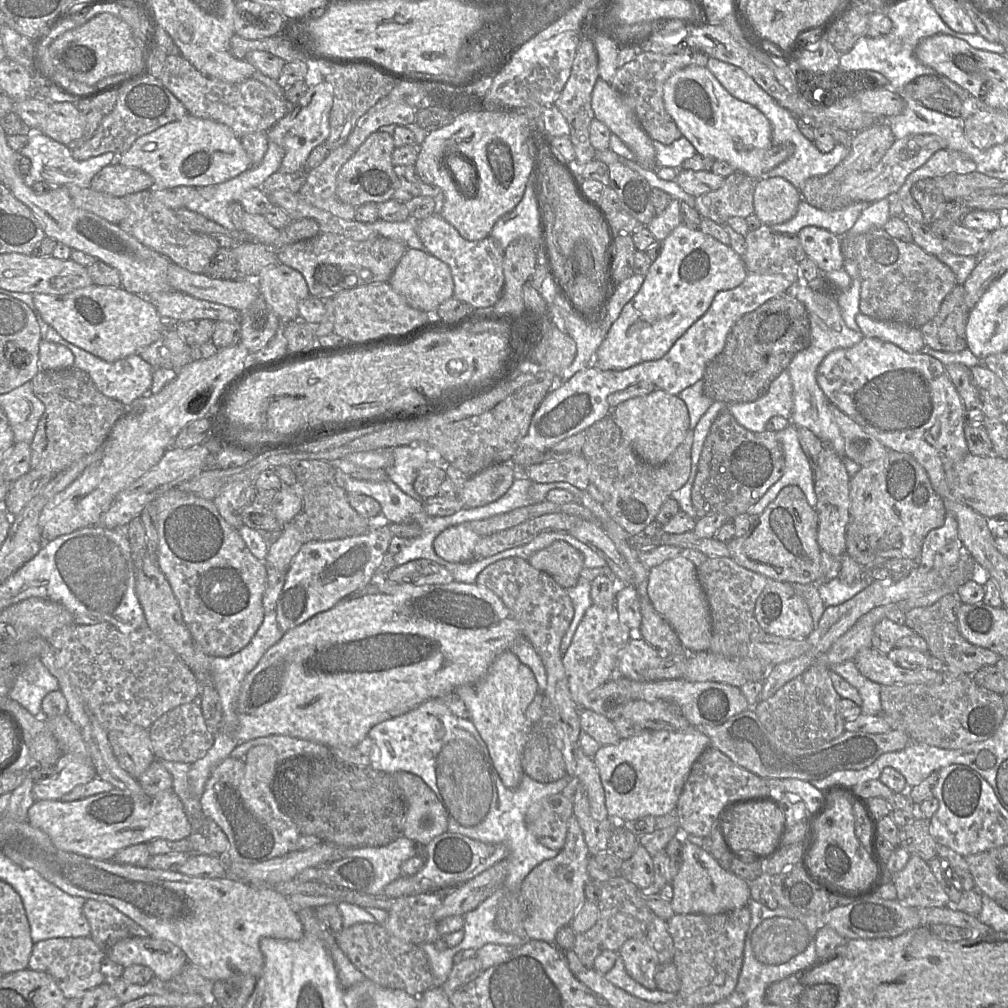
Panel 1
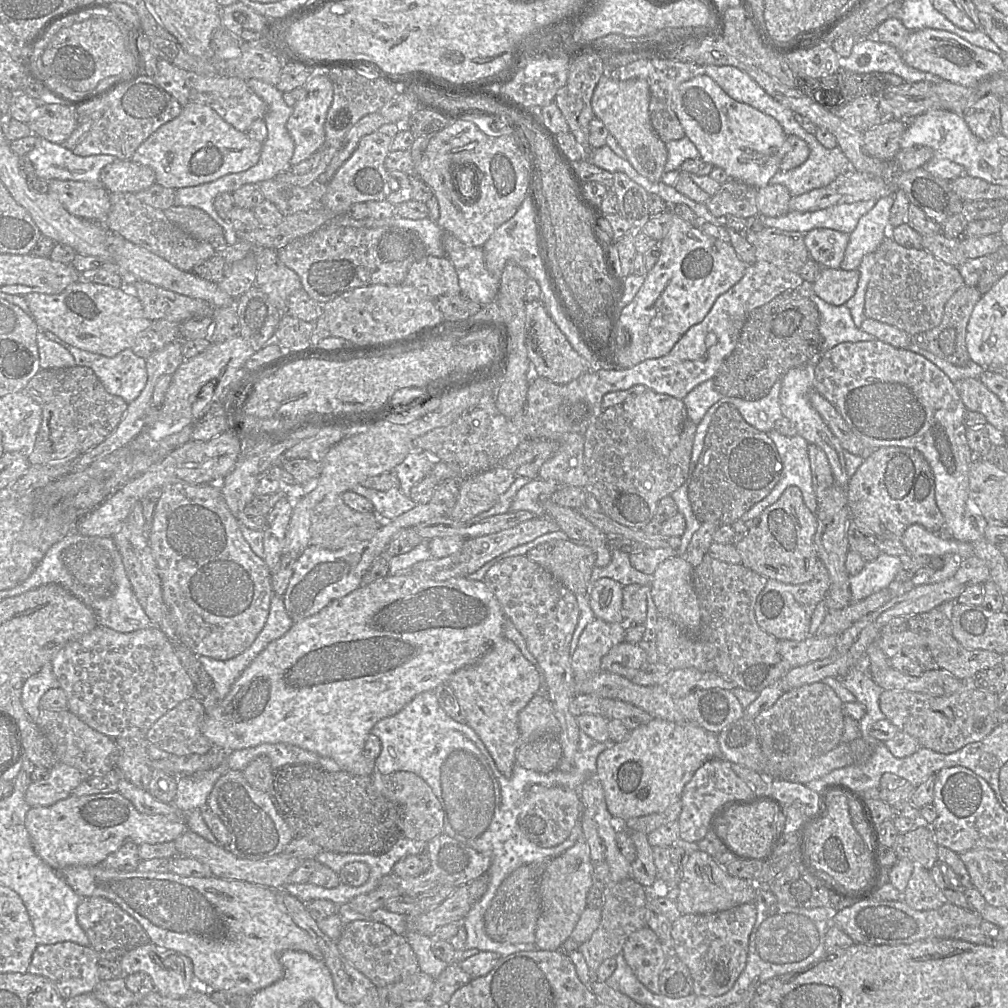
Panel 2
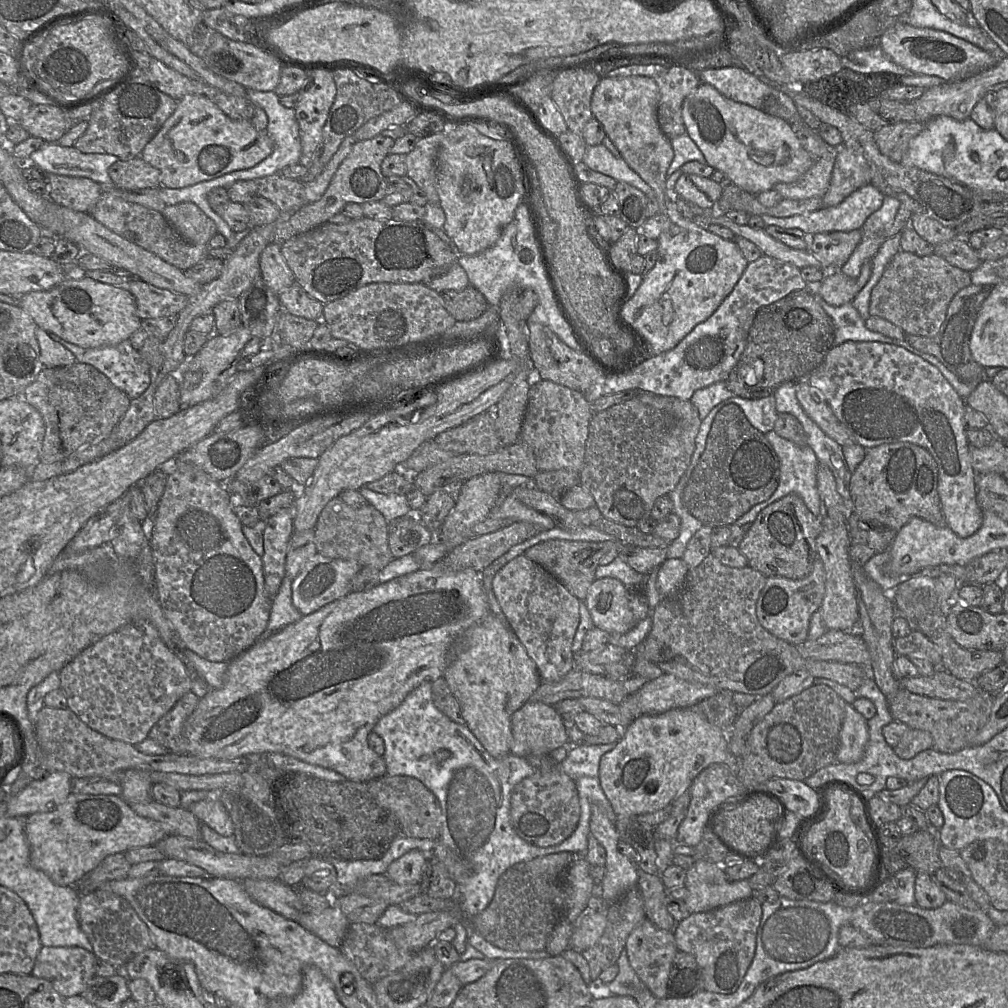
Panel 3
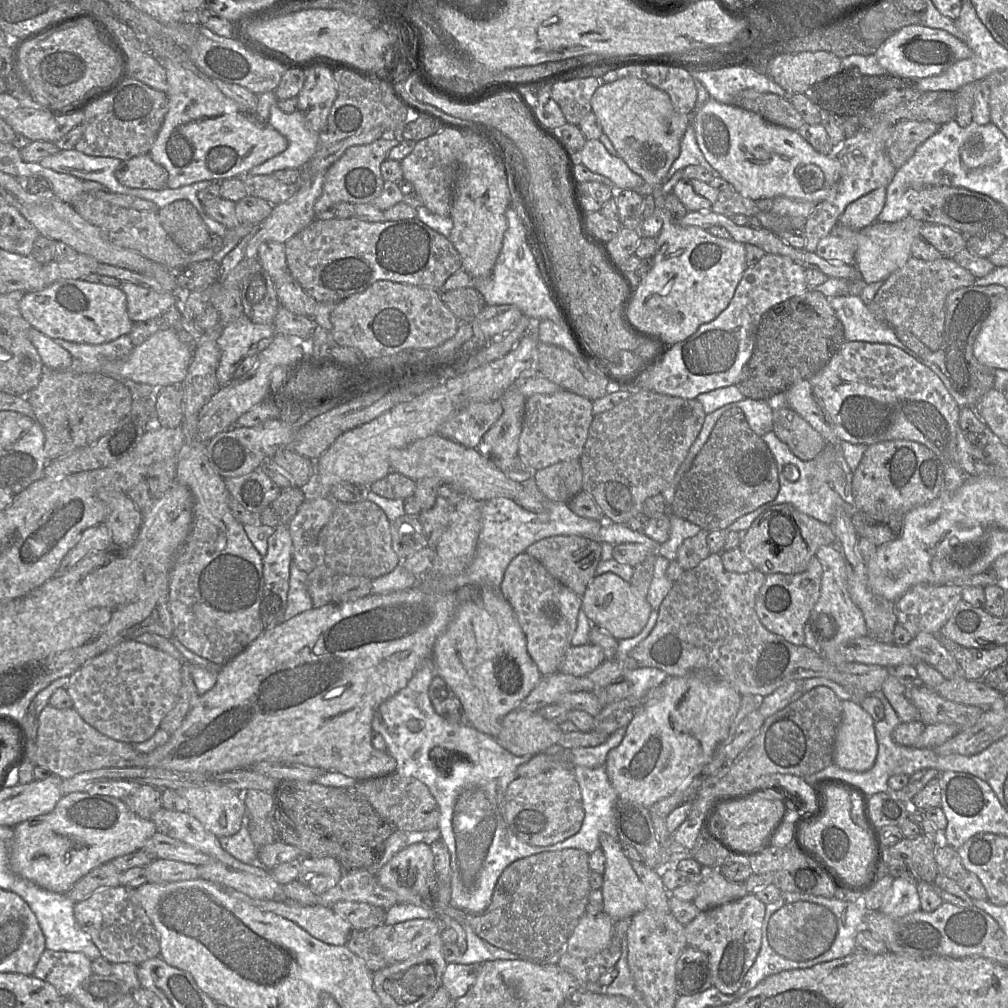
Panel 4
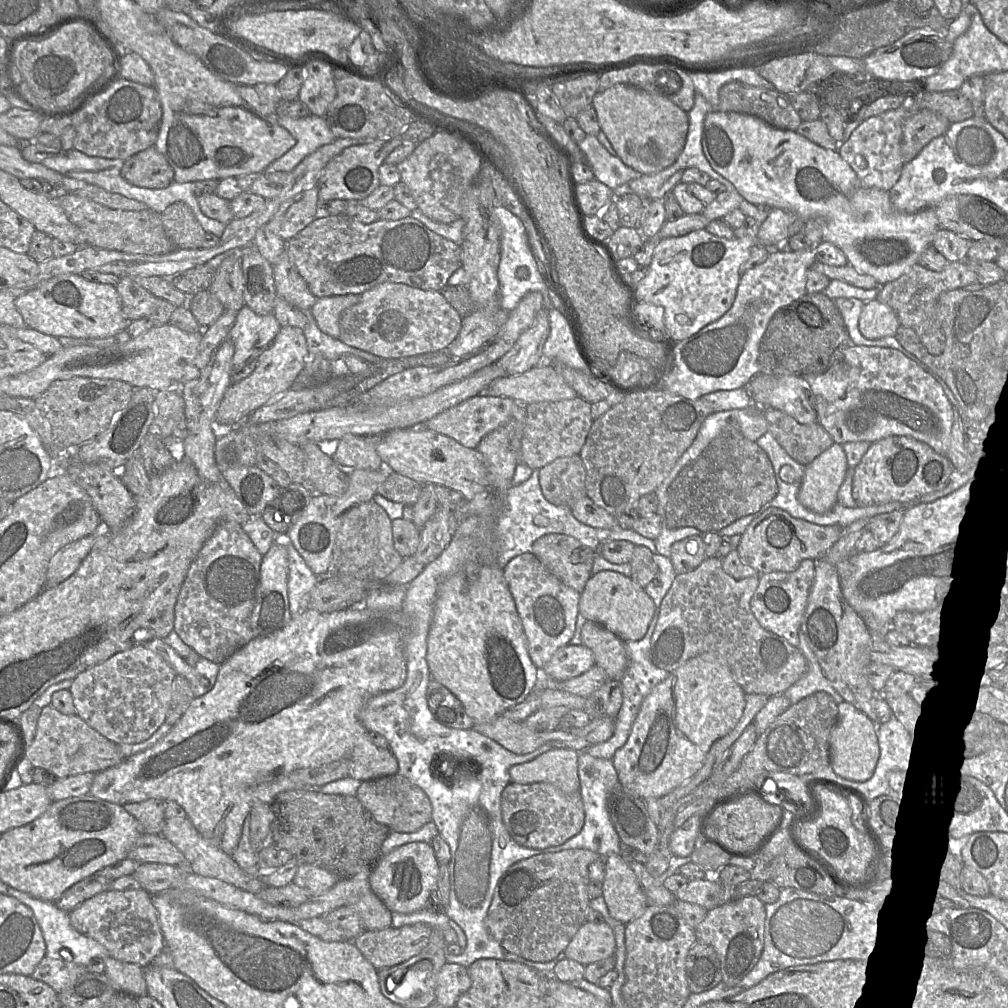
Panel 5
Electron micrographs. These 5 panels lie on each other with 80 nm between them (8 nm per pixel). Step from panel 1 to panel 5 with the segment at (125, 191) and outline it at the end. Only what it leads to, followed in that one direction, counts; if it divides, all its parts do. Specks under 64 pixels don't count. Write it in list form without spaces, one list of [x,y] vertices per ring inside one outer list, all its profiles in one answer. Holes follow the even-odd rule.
[[[154,146],[125,160],[121,175],[130,184],[148,189],[163,189],[174,181],[172,166]]]

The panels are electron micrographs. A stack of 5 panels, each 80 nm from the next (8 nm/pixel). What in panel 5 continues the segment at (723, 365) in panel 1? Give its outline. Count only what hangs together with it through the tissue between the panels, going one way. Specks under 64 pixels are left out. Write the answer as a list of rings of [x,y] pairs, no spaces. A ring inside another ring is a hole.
[[[823,292],[806,293],[793,303],[780,308],[771,318],[760,341],[759,370],[760,373],[773,376],[820,375],[839,361],[844,352],[852,345],[854,343],[834,300]]]

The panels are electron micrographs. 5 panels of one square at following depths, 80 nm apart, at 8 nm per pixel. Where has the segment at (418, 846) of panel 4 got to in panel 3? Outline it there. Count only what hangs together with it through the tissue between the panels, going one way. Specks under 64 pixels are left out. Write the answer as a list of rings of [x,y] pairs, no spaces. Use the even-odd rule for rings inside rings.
[[[411,850],[394,860],[384,873],[398,884],[416,884],[423,880],[428,855],[420,850]]]

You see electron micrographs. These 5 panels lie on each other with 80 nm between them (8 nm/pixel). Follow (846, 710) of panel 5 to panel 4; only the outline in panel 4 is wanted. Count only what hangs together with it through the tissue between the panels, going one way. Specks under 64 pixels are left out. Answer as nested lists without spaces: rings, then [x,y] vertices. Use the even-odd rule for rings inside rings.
[[[853,700],[842,701],[842,720],[836,733],[833,762],[842,769],[865,772],[875,763],[878,744],[875,721]]]

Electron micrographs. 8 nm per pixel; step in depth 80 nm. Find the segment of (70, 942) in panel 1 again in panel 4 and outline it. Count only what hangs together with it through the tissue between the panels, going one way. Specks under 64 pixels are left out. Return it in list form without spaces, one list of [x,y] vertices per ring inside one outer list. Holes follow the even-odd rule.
[[[45,949],[37,962],[36,978],[51,984],[63,998],[93,974],[92,960],[81,952],[53,951]]]

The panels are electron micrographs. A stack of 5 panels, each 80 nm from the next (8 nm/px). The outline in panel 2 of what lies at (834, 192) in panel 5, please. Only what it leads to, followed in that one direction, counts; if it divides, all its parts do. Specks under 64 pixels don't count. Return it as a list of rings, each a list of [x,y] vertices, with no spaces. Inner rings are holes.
[[[708,75],[682,83],[673,95],[673,110],[701,159],[722,168],[731,179],[762,188],[780,171],[787,135],[779,122],[748,104],[737,102]],[[822,268],[820,276],[813,284],[814,293],[823,301],[841,306],[856,292],[860,272],[841,268]]]

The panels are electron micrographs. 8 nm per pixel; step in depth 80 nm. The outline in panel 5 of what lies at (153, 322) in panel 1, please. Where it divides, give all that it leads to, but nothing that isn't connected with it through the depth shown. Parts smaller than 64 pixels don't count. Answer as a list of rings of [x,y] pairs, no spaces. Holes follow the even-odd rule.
[[[77,274],[55,276],[18,297],[15,305],[27,327],[54,337],[109,337],[128,330],[130,322],[123,314],[116,287],[88,281]]]

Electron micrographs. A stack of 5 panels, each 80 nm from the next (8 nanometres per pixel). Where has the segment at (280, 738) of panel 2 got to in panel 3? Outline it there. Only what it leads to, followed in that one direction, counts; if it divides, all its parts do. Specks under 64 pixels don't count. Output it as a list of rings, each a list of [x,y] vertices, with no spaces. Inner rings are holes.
[[[438,561],[431,567],[396,577],[388,582],[378,584],[370,590],[350,592],[312,614],[302,616],[297,622],[275,632],[267,639],[261,641],[258,639],[251,647],[228,662],[223,686],[219,689],[210,689],[200,699],[193,713],[187,718],[182,732],[176,738],[176,743],[174,742],[170,752],[224,760],[265,752],[281,753],[309,764],[334,770],[351,781],[368,782],[386,775],[384,758],[369,747],[368,735],[378,720],[399,706],[417,686],[425,681],[434,682],[436,679],[444,677],[445,669],[454,658],[454,649],[463,634],[489,613],[480,572],[471,568],[453,571],[444,565],[443,561]]]

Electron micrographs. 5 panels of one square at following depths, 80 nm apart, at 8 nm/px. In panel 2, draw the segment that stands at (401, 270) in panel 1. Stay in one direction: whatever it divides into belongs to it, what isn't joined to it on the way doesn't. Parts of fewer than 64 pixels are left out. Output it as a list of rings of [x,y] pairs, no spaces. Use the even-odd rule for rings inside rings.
[[[423,256],[410,266],[402,284],[412,286],[434,300],[442,295],[461,293],[457,273],[447,257]]]

